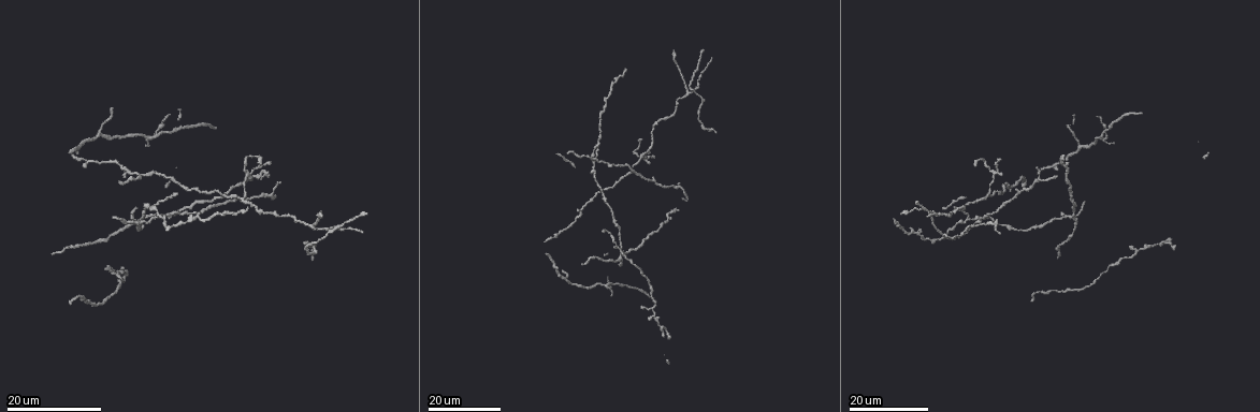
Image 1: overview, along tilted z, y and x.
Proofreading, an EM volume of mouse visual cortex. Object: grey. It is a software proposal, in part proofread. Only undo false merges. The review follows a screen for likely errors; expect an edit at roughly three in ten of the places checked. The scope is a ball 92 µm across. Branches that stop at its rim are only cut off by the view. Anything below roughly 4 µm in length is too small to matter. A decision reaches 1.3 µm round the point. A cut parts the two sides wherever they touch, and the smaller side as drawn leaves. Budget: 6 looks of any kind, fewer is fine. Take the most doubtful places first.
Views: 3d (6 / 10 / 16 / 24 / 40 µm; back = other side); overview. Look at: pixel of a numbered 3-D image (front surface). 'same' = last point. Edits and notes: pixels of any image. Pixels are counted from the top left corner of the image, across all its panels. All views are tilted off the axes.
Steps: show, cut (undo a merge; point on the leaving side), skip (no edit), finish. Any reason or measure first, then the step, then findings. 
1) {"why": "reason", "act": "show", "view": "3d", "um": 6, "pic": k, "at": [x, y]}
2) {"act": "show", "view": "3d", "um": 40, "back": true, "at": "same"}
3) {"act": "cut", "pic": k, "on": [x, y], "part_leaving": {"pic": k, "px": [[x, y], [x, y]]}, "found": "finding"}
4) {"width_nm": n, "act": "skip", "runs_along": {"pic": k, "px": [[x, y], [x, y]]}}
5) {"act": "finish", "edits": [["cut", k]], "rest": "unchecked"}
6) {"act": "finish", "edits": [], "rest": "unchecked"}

{"act": "show", "view": "3d", "um": 16, "pic": 1, "at": [607, 285]}

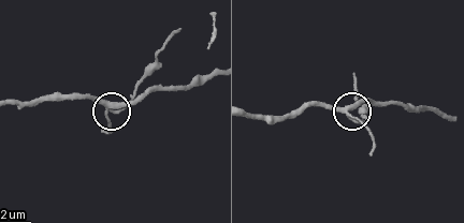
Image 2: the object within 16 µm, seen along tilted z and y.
{"why": "zoom in", "act": "show", "view": "3d", "um": 6, "pic": 2, "at": [109, 106]}

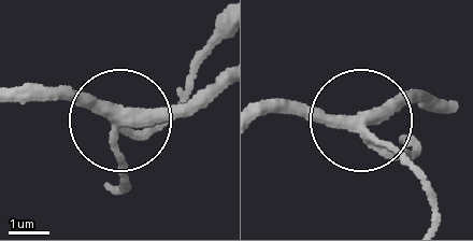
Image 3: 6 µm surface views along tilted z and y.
{"width_nm": 280, "act": "skip", "found": "continuous, no second neuron"}

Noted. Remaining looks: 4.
{"why": "narrows sharply", "act": "show", "view": "3d", "um": 24, "pic": 1, "at": [702, 72]}

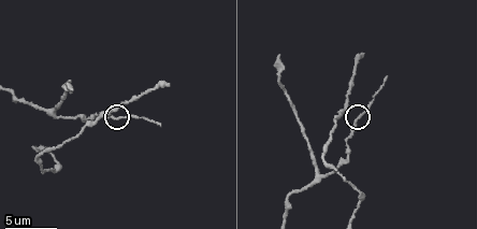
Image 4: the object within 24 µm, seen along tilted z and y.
{"act": "show", "view": "3d", "um": 6, "pic": 4, "at": [357, 120]}

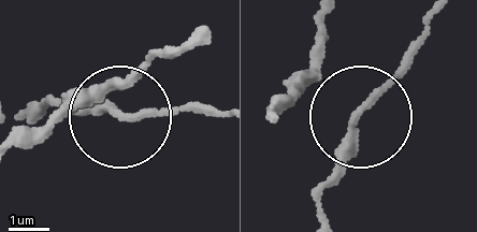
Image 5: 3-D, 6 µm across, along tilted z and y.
{"act": "skip", "runs_along": {"pic": 5, "px": [[18, 113], [49, 103], [116, 113], [101, 92], [63, 91]]}, "found": "all the same neuron"}

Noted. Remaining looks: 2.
{"why": "branch point", "act": "show", "view": "3d", "um": 16, "pic": 1, "at": [152, 218]}

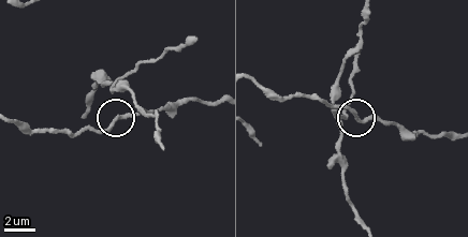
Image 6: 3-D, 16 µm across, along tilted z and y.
{"act": "show", "view": "3d", "um": 10, "pic": 6, "at": [117, 118]}

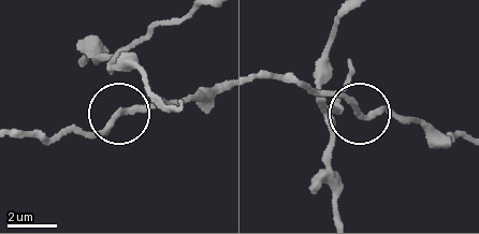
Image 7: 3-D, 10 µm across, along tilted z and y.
{"act": "skip", "runs_along": {"pic": 7, "px": [[217, 87], [118, 113], [90, 136]]}, "found": "all the same neuron"}

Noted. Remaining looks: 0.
{"act": "finish", "edits": [], "rest": "unchecked"}

